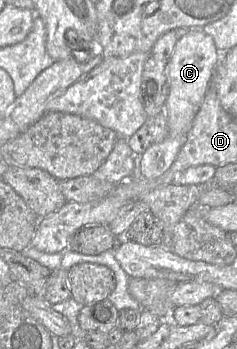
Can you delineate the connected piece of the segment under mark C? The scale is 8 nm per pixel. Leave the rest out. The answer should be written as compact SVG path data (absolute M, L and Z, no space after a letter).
M189 29L180 34L165 68L168 88L165 112L169 133L163 141L151 145L142 153L140 162L142 177L149 180L156 179L167 172L175 161L187 141L194 117L211 86L215 68L220 60L220 53L213 38L202 29Z

